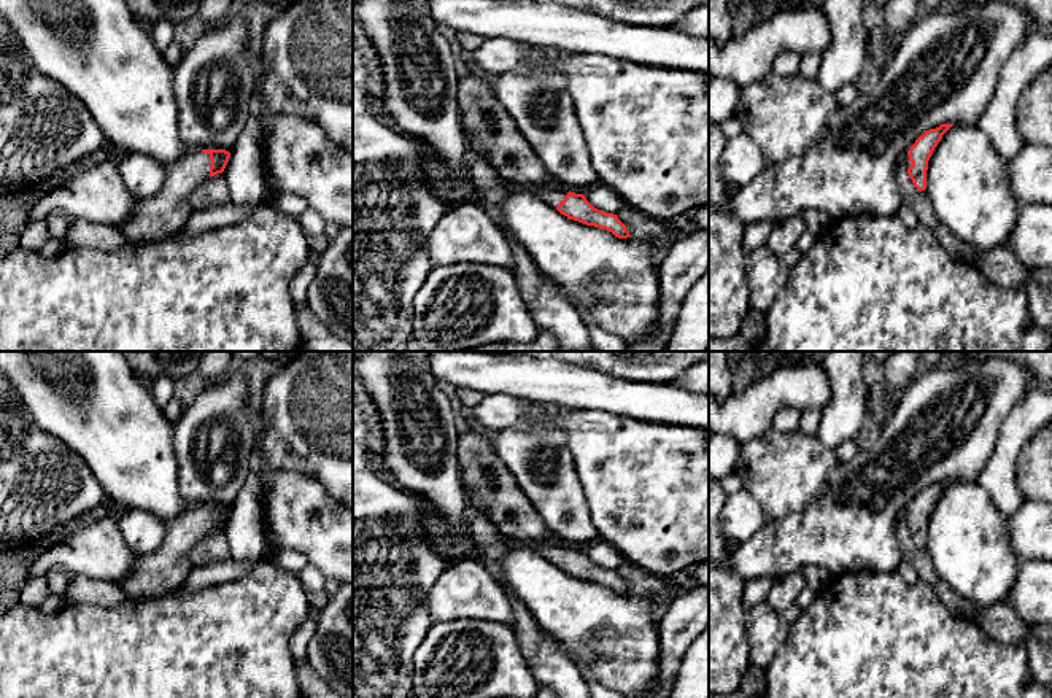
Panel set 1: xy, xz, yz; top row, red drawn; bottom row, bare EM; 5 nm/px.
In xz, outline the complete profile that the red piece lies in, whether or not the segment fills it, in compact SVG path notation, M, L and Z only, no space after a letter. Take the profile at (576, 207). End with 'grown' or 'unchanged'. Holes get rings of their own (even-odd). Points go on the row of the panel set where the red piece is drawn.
M567 192L566 199L559 202L556 210L569 219L594 226L612 232L618 238L628 238L629 231L613 213L605 213L594 208L583 194Z; unchanged

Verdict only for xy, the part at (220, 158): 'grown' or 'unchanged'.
unchanged

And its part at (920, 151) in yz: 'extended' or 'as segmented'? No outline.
as segmented

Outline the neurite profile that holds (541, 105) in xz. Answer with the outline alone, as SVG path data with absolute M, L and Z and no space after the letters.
M545 64L531 76L504 73L489 83L558 188L583 194L599 183L563 73Z

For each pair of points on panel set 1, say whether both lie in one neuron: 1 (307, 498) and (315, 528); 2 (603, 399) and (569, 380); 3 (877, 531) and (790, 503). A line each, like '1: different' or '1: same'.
1: same
2: same
3: different

